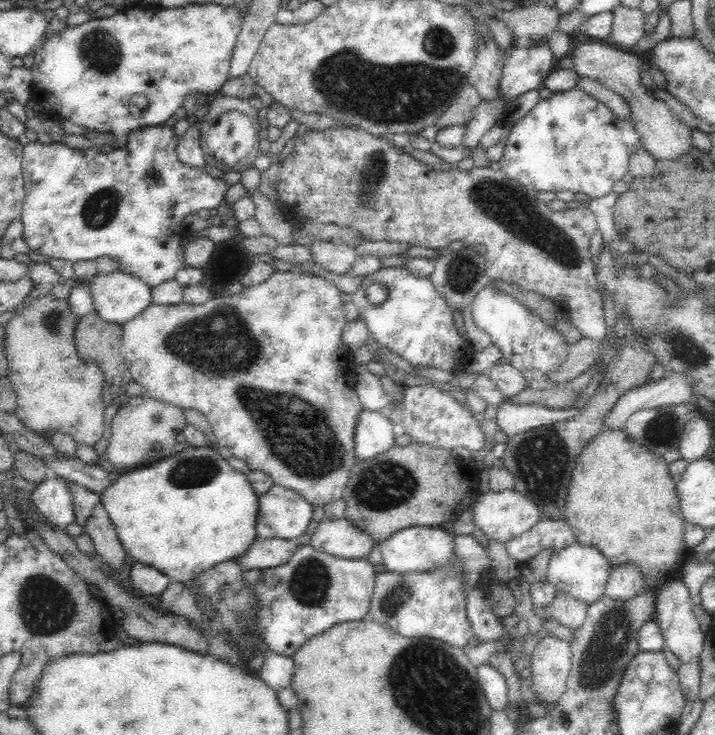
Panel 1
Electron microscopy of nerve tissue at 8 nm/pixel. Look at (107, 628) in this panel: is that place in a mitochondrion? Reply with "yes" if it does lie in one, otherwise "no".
no

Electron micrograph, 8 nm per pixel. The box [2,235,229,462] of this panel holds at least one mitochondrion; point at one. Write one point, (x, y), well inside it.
(51, 320)

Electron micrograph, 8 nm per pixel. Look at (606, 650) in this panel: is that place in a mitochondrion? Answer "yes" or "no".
yes

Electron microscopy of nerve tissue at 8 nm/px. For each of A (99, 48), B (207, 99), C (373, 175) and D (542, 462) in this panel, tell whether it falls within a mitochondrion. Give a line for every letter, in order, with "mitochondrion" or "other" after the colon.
A: mitochondrion
B: other
C: mitochondrion
D: mitochondrion

